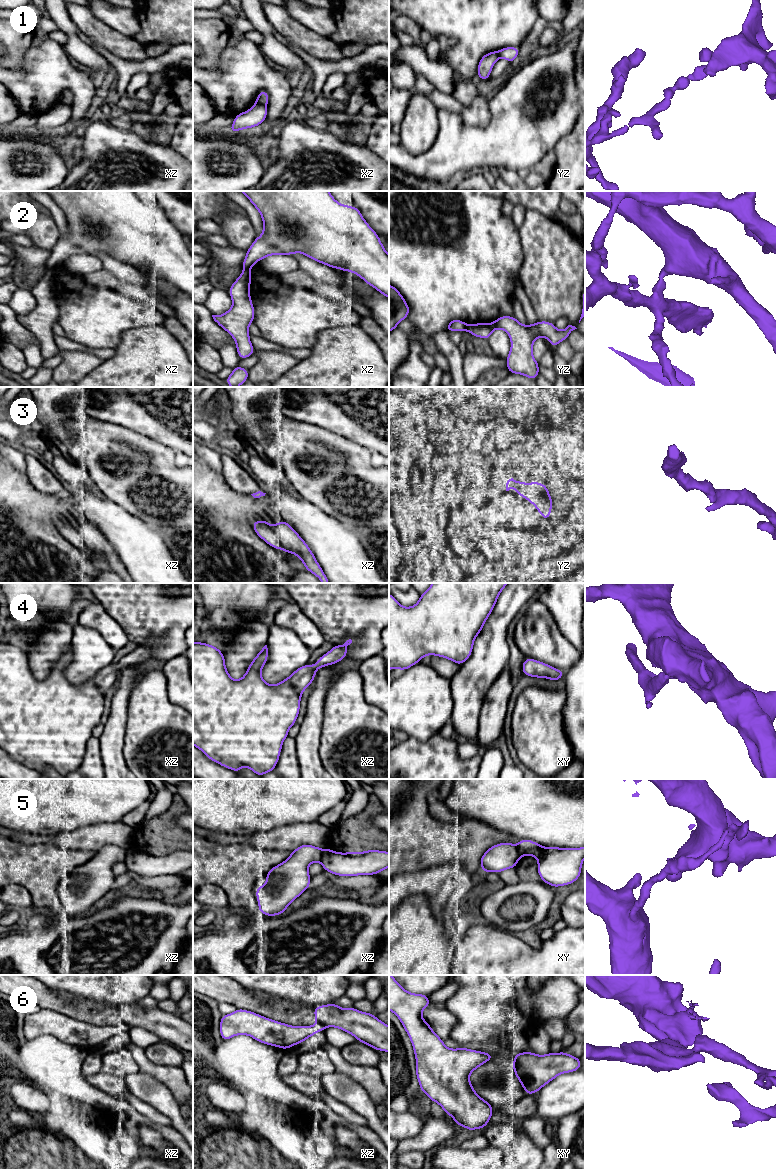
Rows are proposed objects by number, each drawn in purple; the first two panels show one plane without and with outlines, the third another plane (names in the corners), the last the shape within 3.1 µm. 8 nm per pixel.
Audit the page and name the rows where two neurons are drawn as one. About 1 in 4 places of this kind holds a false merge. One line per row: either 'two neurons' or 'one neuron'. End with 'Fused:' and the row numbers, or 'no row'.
1: two neurons
2: two neurons
3: one neuron
4: one neuron
5: two neurons
6: two neurons
Fused: 1, 2, 5, 6

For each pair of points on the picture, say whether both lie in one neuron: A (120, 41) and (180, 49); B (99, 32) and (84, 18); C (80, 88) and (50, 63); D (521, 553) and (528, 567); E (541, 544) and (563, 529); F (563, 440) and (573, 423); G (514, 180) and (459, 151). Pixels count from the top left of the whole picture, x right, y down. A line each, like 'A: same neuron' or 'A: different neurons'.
A: different neurons
B: same neuron
C: same neuron
D: different neurons
E: same neuron
F: different neurons
G: different neurons

